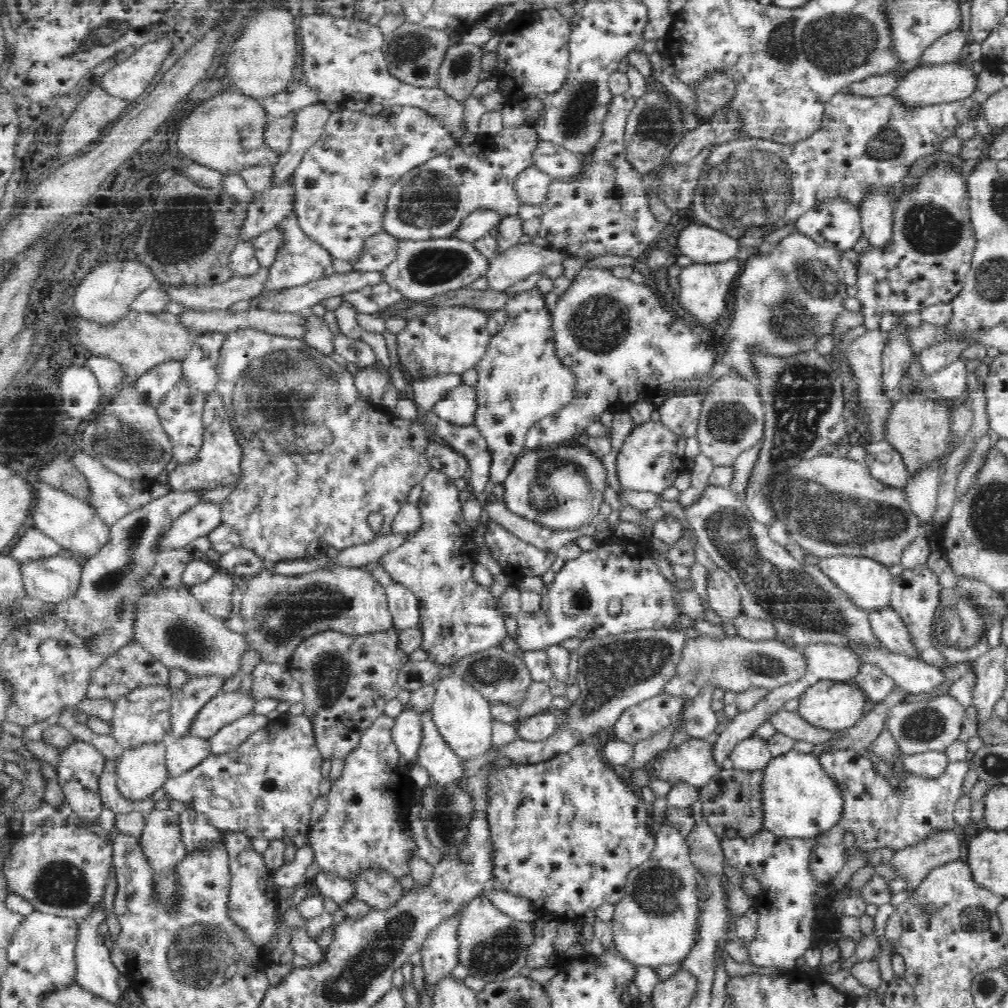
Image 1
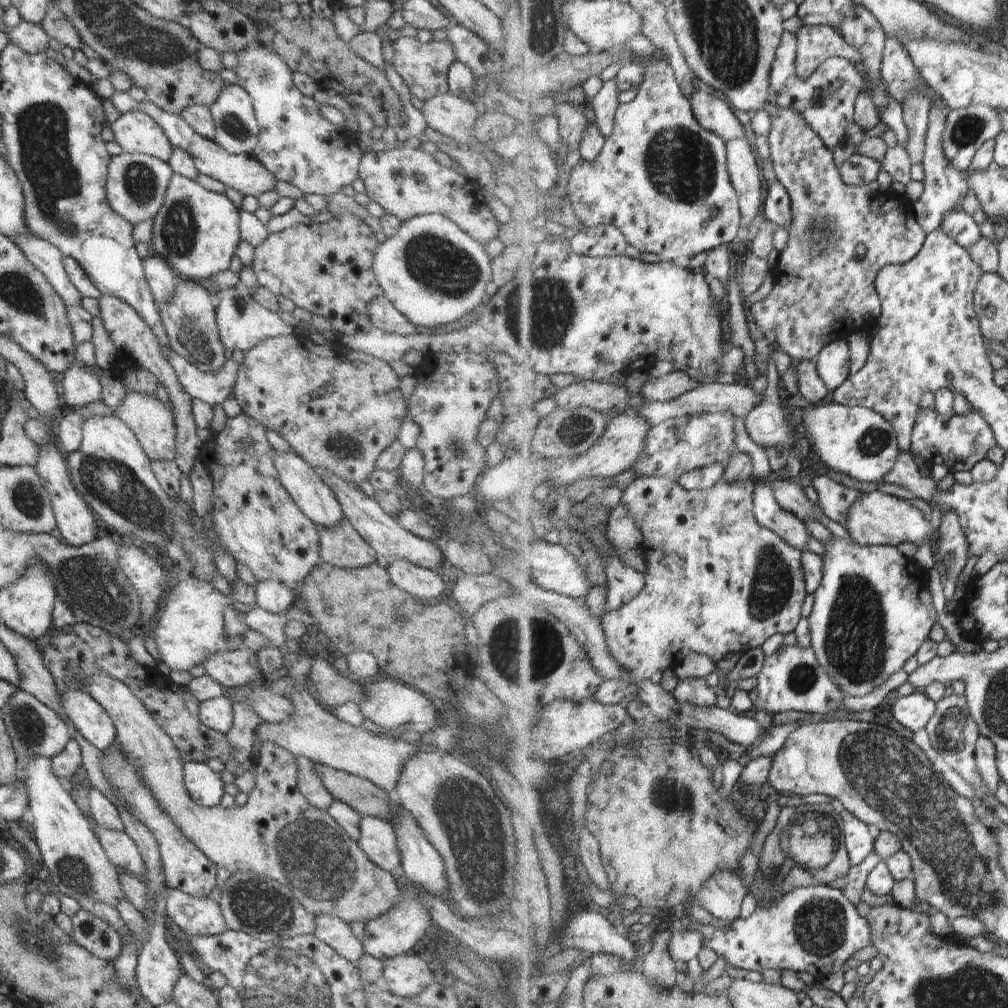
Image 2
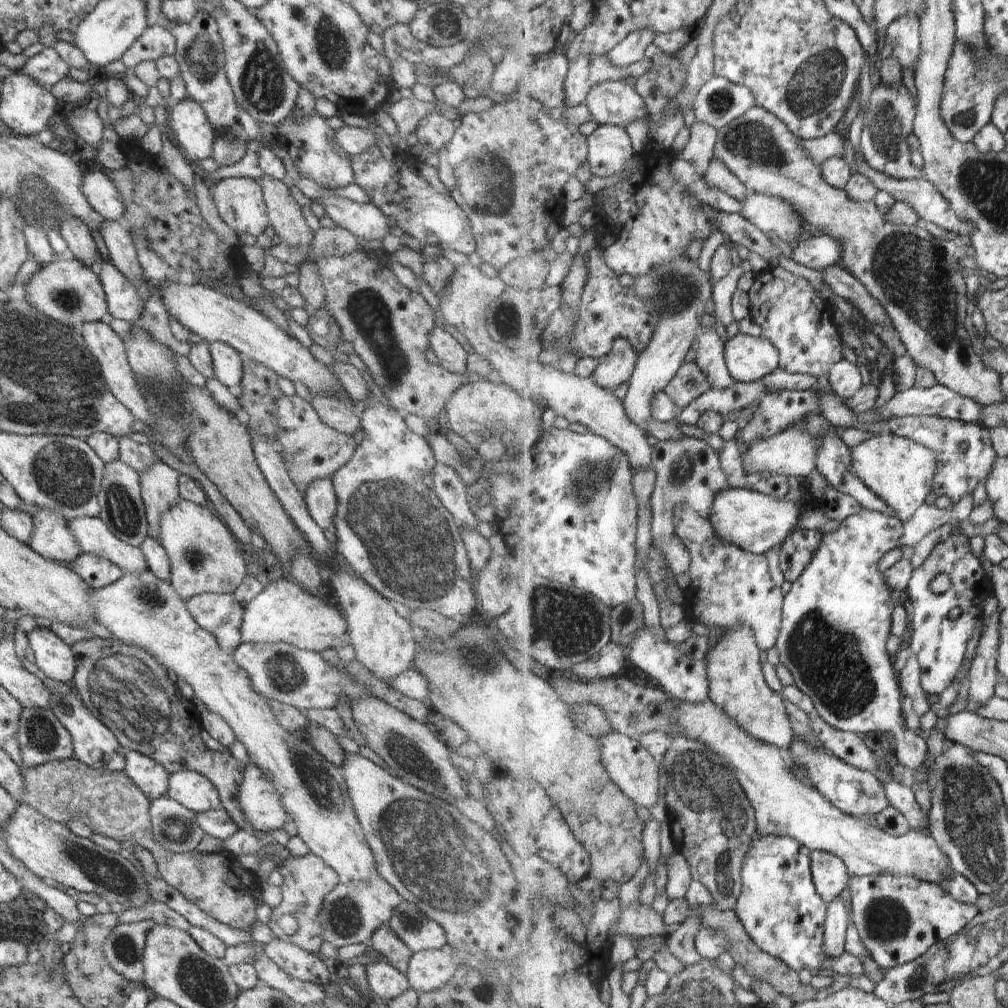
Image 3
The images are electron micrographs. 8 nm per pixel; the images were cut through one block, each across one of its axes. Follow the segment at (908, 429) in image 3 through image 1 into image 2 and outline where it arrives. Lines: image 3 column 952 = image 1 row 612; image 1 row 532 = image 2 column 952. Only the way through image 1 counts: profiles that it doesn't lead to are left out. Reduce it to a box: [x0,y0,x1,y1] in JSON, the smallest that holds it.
[911,406,994,473]

